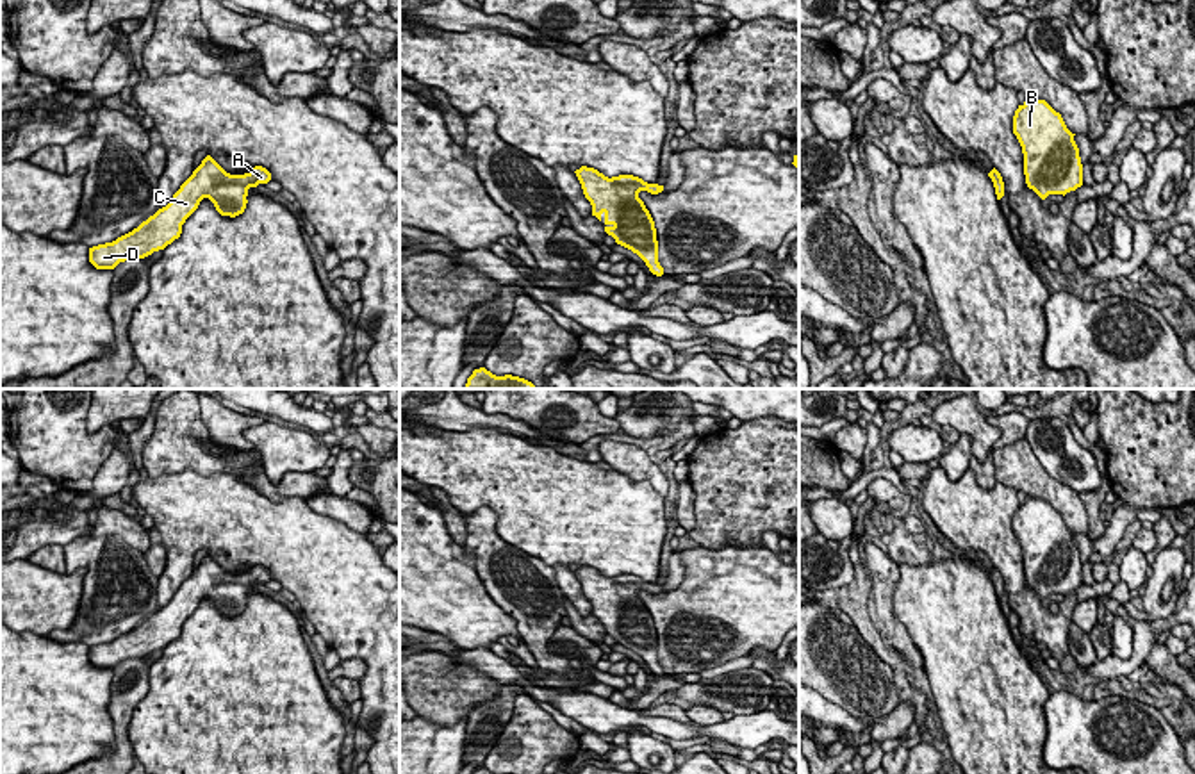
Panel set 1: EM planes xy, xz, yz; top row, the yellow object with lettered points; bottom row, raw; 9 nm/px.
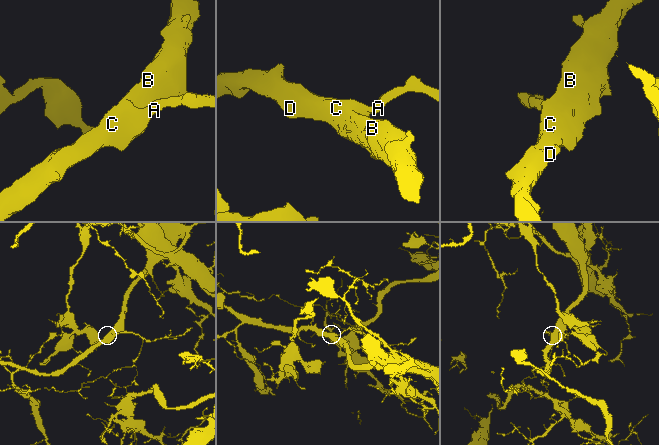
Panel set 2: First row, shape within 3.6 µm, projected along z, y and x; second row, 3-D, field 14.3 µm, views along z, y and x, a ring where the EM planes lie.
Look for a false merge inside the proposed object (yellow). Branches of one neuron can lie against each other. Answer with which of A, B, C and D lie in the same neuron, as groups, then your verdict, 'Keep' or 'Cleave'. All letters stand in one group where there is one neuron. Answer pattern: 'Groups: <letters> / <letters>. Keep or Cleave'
Groups: A / B C D. Cleave

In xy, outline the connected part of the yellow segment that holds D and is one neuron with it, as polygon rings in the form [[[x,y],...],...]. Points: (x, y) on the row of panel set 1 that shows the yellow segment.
[[[207,155],[166,207],[116,241],[89,248],[89,262],[96,269],[114,269],[128,259],[144,259],[164,250],[180,237],[182,225],[203,198],[209,198],[221,216],[235,218],[246,209],[251,184],[253,177],[230,175]]]

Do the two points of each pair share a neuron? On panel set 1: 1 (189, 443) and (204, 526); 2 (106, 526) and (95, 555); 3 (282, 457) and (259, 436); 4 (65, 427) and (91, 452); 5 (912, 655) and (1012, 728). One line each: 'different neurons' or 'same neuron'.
1: different neurons
2: different neurons
3: same neuron
4: same neuron
5: different neurons

